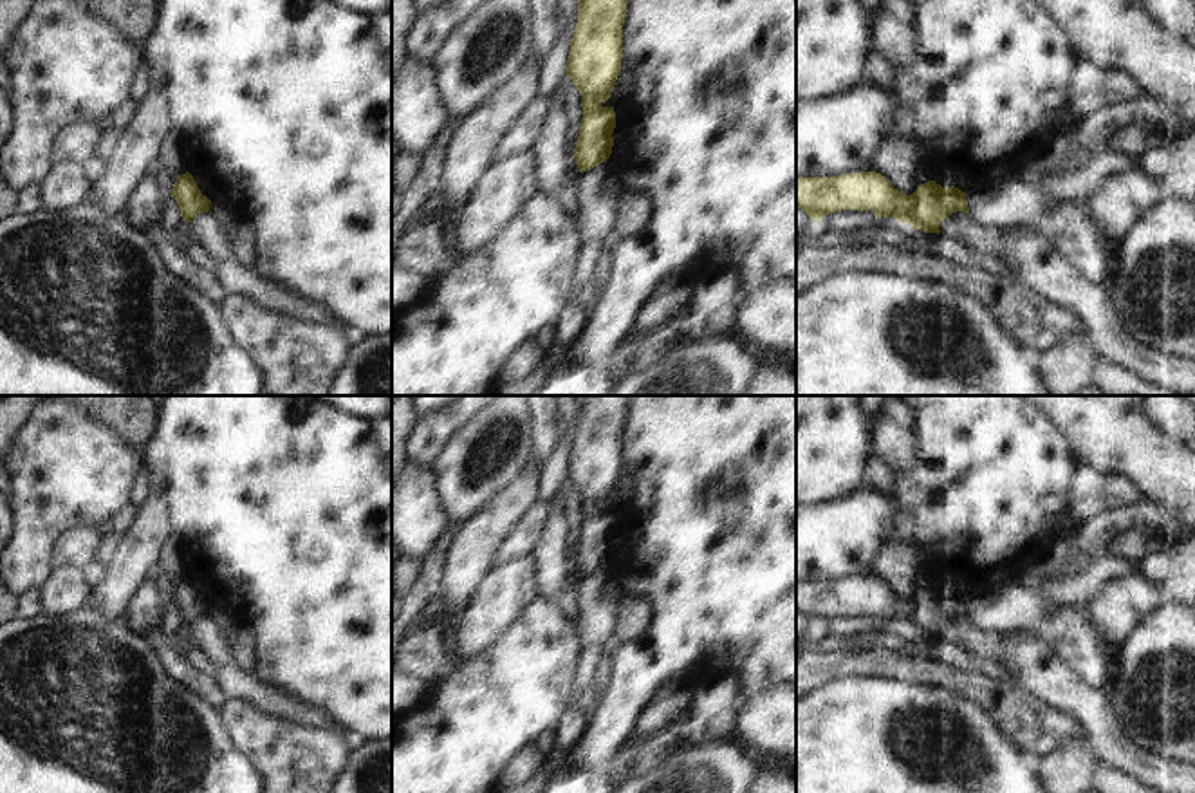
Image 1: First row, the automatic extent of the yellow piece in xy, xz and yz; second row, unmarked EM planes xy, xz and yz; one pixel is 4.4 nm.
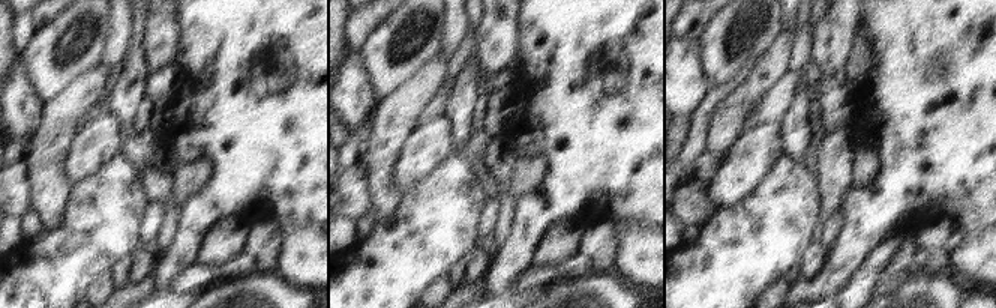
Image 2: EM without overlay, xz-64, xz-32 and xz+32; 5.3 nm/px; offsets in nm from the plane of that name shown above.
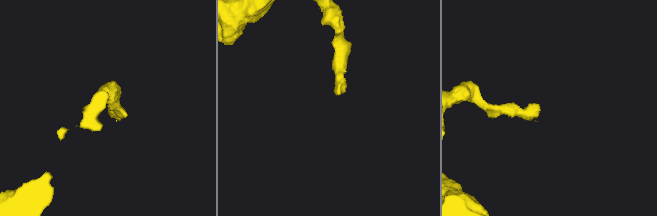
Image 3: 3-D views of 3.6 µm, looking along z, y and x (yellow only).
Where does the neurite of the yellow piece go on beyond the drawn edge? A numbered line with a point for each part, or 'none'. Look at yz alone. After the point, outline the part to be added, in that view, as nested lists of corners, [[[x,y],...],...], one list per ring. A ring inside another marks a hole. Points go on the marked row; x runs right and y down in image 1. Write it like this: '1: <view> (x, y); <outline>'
none

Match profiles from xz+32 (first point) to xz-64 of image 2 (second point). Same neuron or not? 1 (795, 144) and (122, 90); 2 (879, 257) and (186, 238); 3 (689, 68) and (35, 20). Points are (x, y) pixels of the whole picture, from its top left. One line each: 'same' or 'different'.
1: same
2: different
3: different

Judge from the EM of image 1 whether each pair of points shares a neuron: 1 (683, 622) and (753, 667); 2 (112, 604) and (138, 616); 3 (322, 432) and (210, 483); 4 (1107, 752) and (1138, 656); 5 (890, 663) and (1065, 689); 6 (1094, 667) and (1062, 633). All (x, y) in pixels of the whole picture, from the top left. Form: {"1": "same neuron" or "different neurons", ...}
{"1": "same neuron", "2": "different neurons", "3": "same neuron", "4": "different neurons", "5": "different neurons", "6": "same neuron"}

